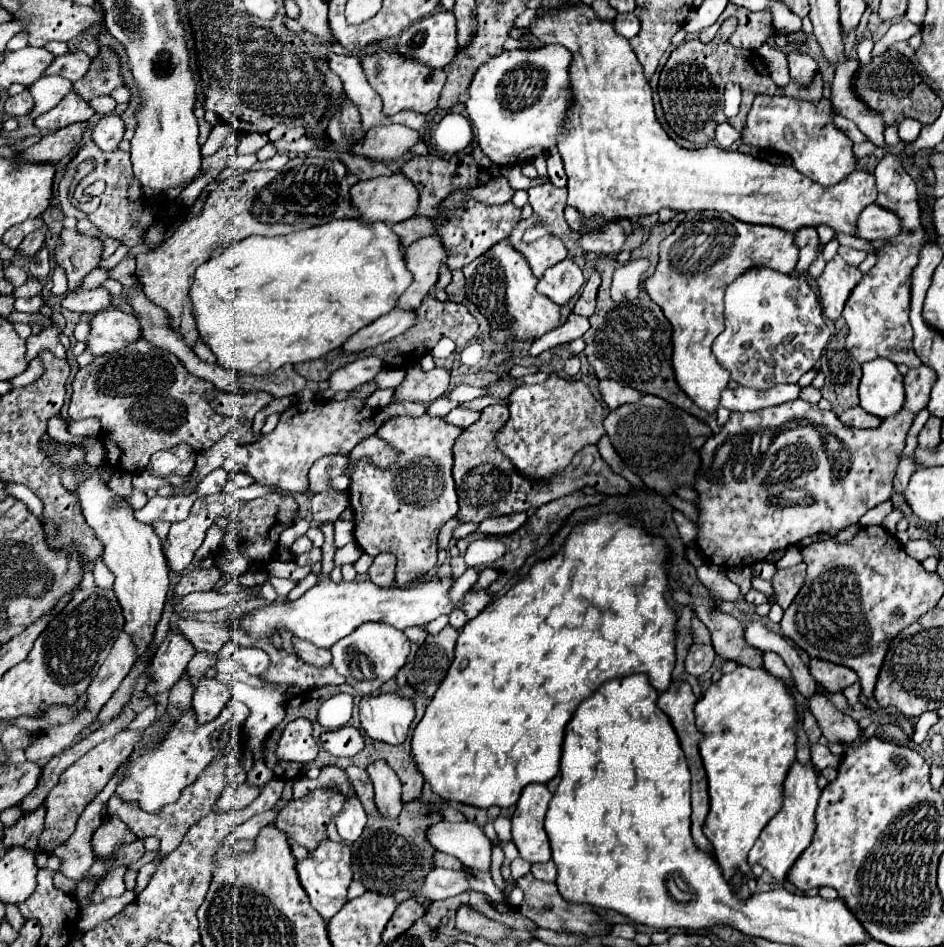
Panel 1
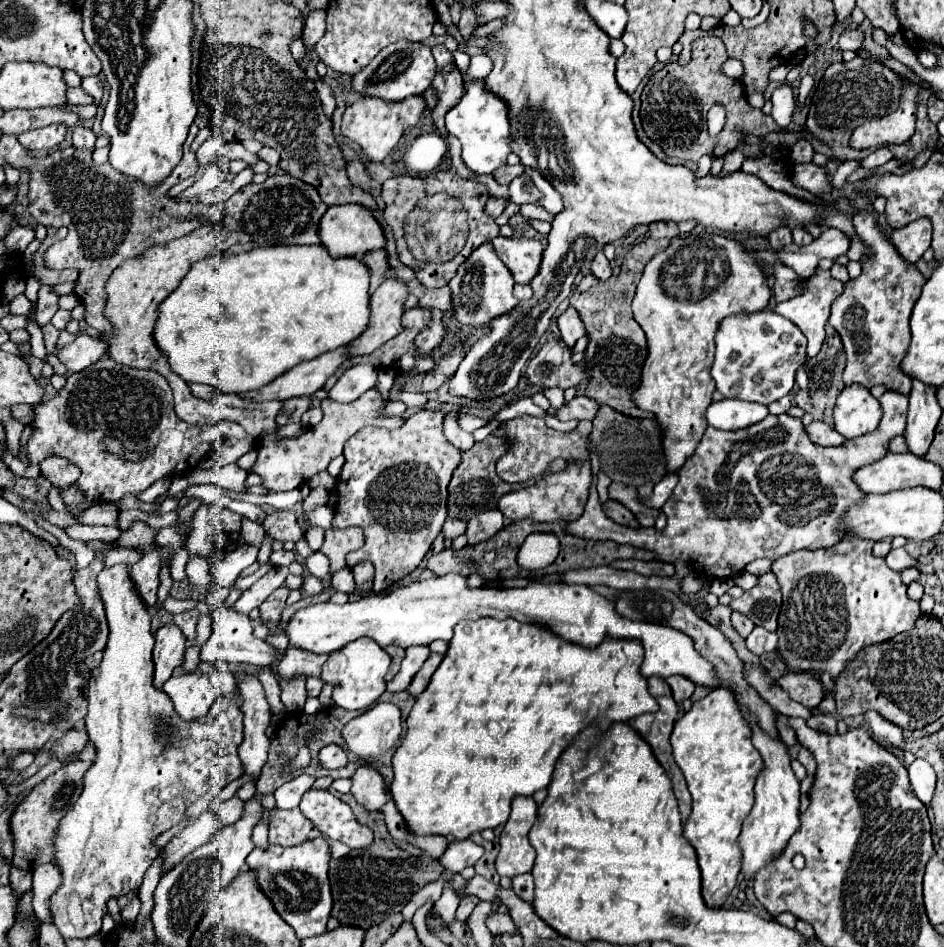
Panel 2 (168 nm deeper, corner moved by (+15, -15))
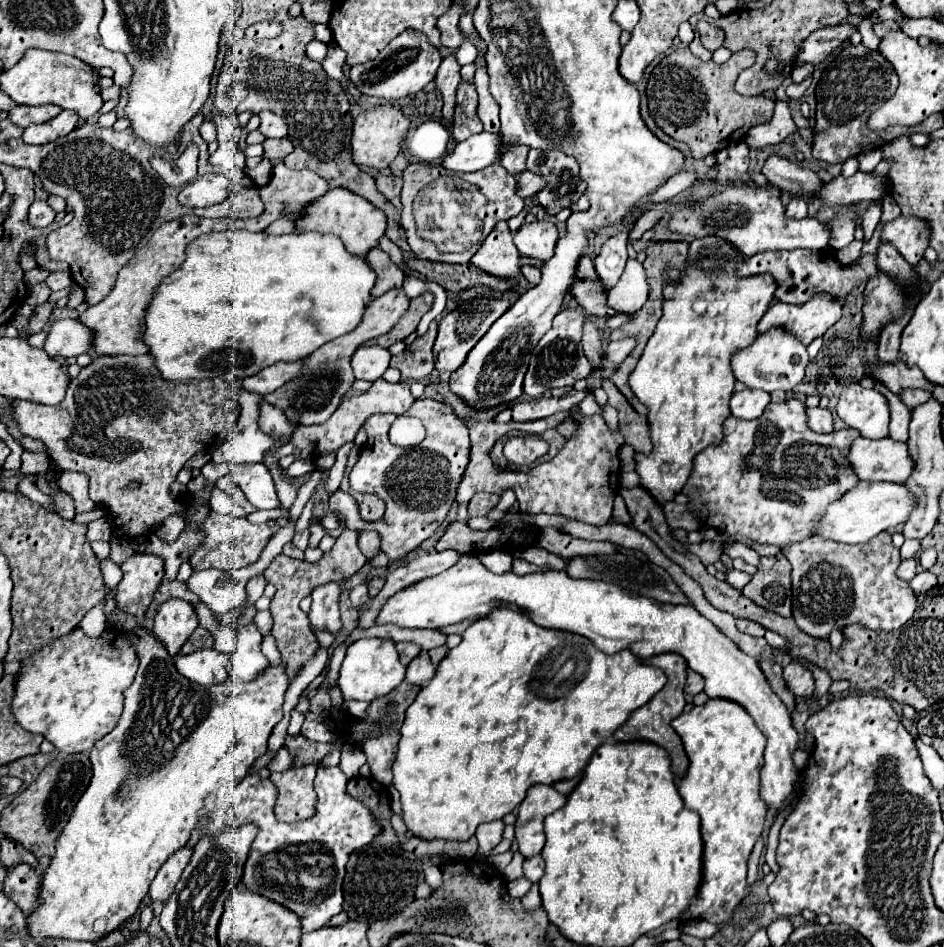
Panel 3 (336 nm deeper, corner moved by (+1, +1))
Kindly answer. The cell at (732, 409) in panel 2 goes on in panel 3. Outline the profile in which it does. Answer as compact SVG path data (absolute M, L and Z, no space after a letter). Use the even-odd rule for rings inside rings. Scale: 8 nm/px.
M745 388L741 392L733 392L729 408L731 408L731 414L735 418L753 420L753 418L759 418L763 414L763 410L769 402L771 402L771 396L767 392Z

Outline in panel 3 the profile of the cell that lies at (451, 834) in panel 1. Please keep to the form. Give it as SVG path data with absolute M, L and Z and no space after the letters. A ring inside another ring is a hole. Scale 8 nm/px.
M487 822L487 824L479 824L475 838L479 842L479 854L481 856L489 856L489 852L501 842L501 834L503 834L503 822Z

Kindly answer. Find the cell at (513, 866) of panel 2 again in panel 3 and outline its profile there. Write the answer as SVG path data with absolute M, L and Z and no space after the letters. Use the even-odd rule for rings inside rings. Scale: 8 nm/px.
M535 784L527 790L527 798L519 806L517 822L515 822L515 840L519 844L519 852L525 858L541 854L545 846L543 820L565 804L565 796L553 790L553 786Z

